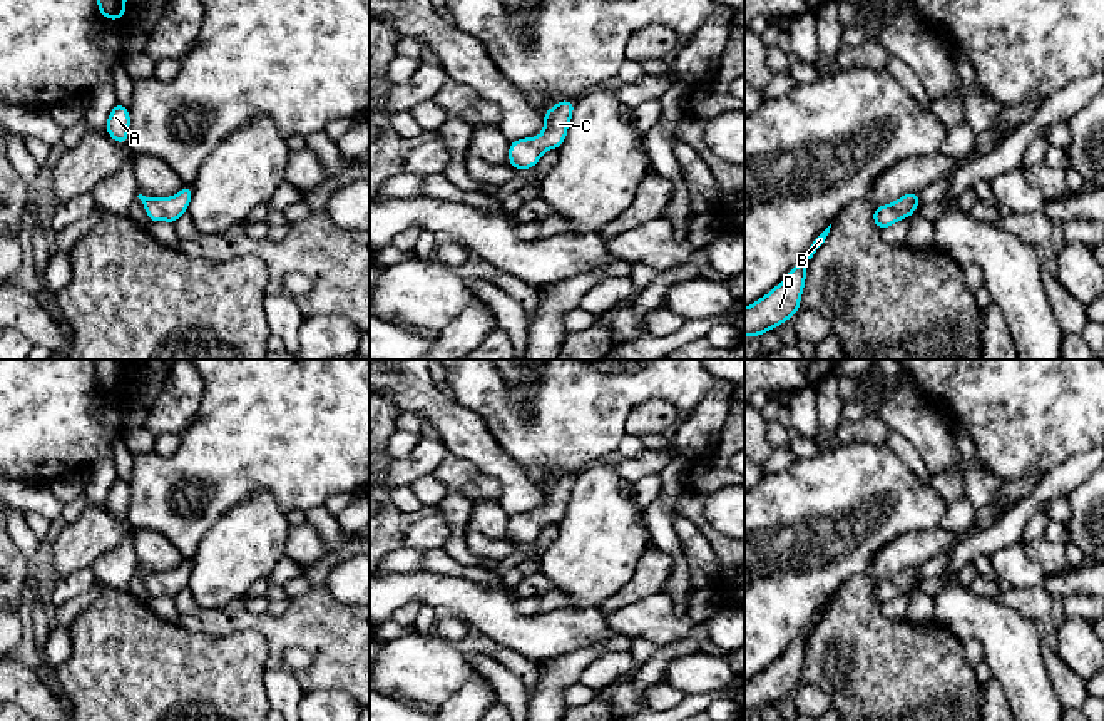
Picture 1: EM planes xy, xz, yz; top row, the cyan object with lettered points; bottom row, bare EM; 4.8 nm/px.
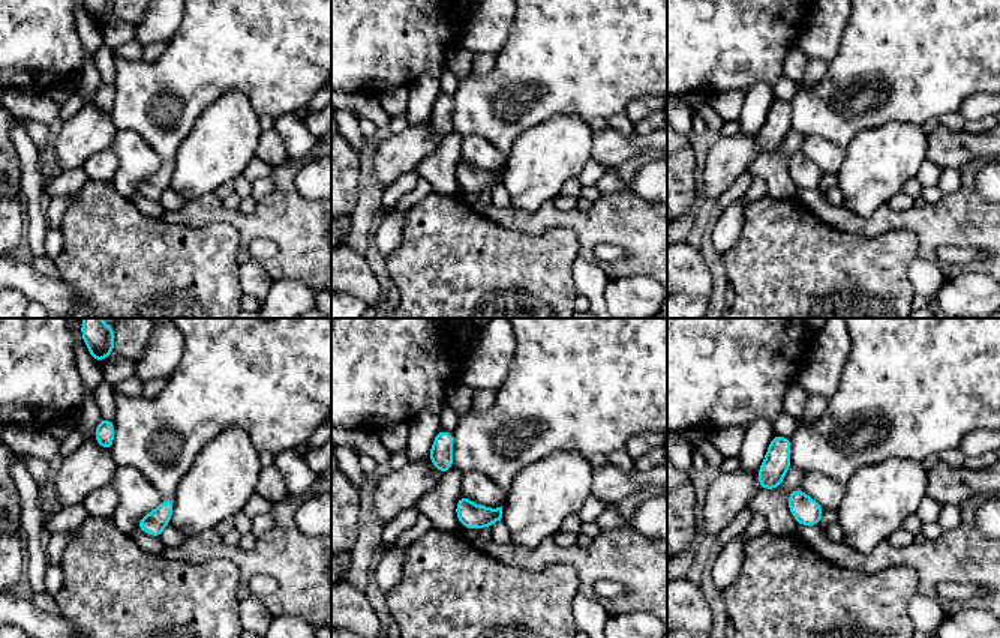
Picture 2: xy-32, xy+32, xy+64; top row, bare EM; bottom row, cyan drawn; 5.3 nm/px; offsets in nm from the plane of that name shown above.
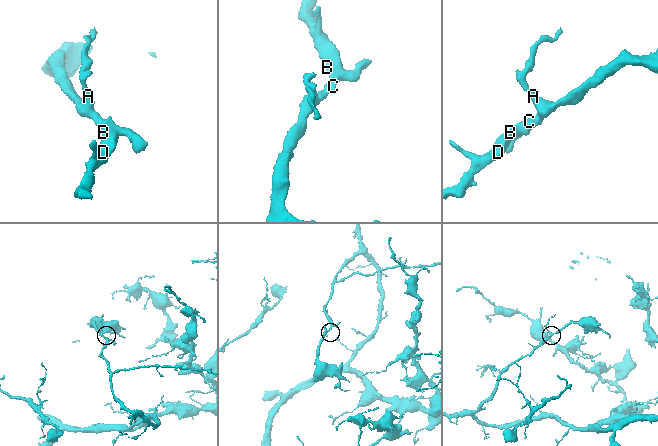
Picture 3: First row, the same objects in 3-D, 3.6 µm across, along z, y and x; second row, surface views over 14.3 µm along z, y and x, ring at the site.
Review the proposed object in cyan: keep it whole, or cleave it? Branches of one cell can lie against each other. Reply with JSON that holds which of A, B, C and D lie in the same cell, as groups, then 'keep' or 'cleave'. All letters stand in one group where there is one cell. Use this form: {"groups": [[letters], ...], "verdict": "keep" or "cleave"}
{"groups": [["A", "B", "C", "D"]], "verdict": "keep"}

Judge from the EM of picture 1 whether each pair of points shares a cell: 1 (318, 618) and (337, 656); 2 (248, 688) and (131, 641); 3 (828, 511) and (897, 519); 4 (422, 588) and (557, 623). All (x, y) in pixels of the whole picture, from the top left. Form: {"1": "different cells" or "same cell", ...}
{"1": "same cell", "2": "same cell", "3": "same cell", "4": "same cell"}

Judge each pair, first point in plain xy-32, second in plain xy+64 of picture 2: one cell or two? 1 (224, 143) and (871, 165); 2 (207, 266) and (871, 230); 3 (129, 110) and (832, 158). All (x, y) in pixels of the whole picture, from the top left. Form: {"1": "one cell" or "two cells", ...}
{"1": "one cell", "2": "two cells", "3": "two cells"}

